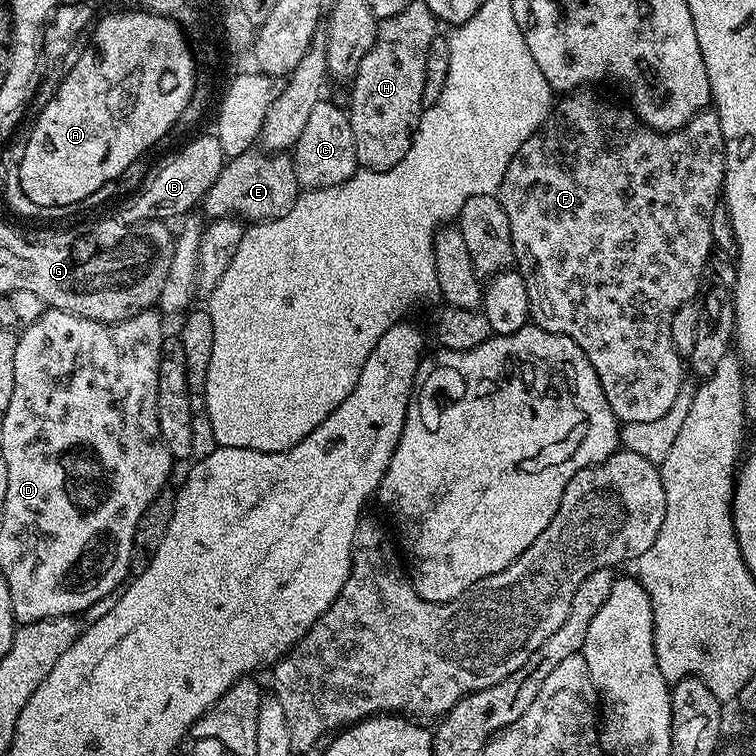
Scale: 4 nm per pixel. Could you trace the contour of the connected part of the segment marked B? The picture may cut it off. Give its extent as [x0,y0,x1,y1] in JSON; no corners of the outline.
[127,134,226,224]

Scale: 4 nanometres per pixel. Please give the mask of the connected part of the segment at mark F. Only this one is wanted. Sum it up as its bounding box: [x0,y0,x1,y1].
[498,90,724,425]

